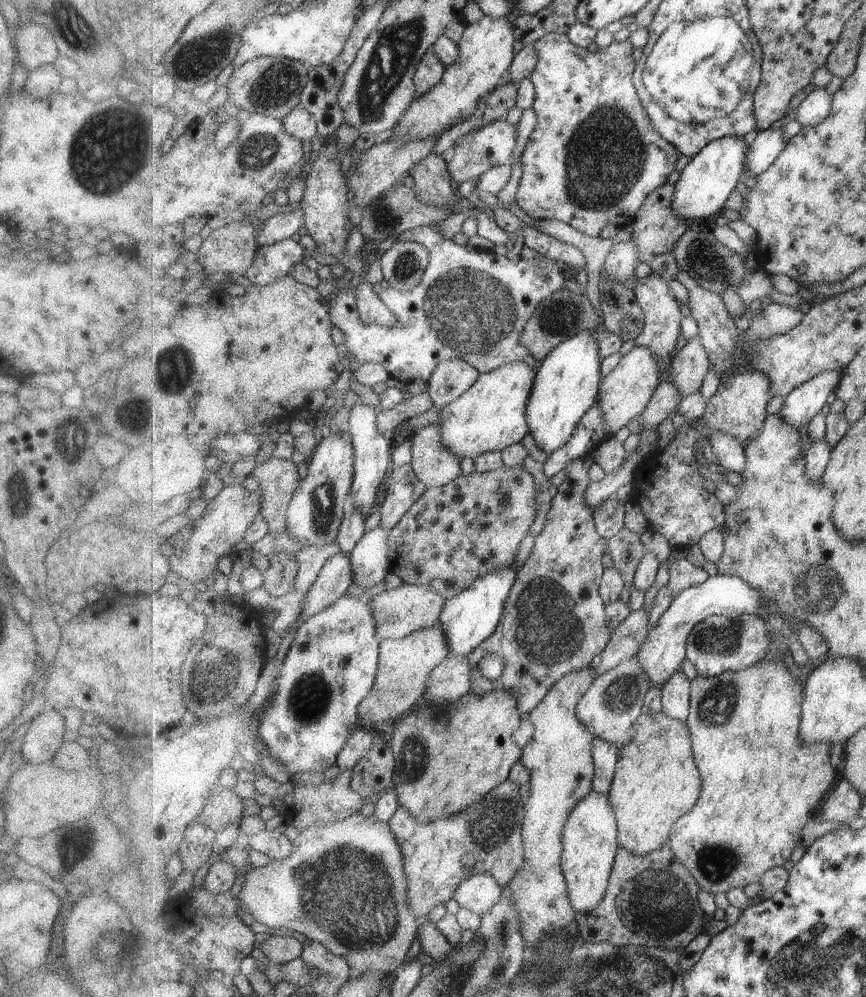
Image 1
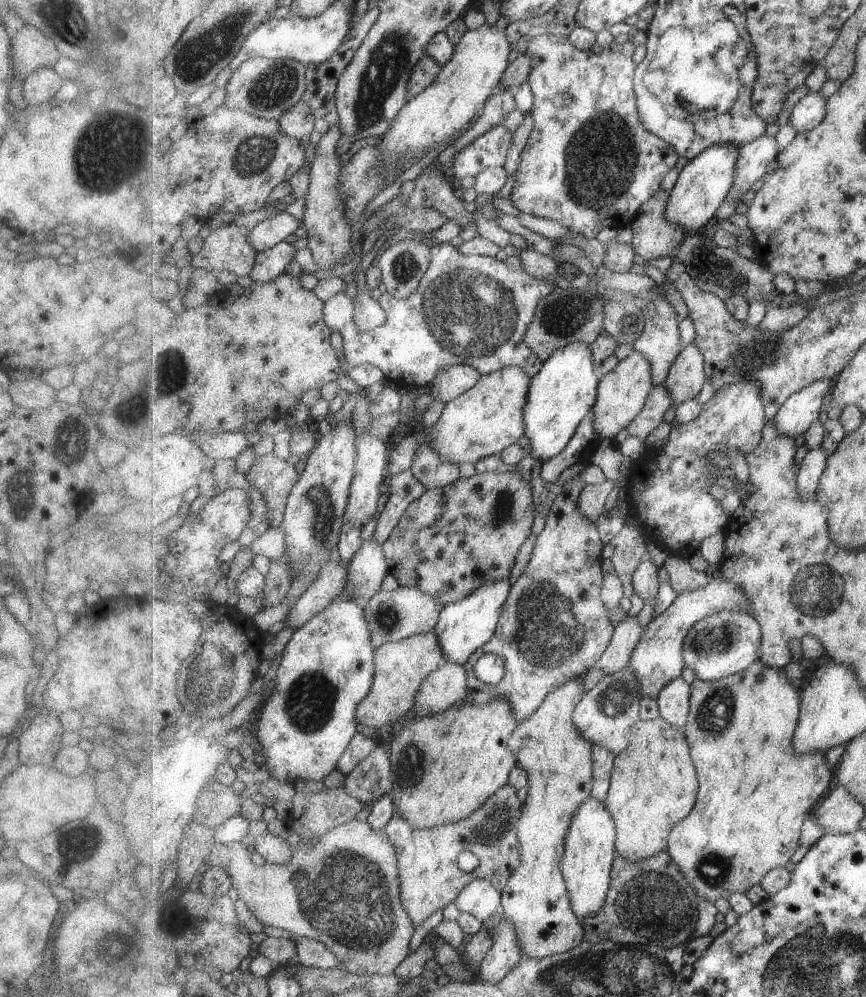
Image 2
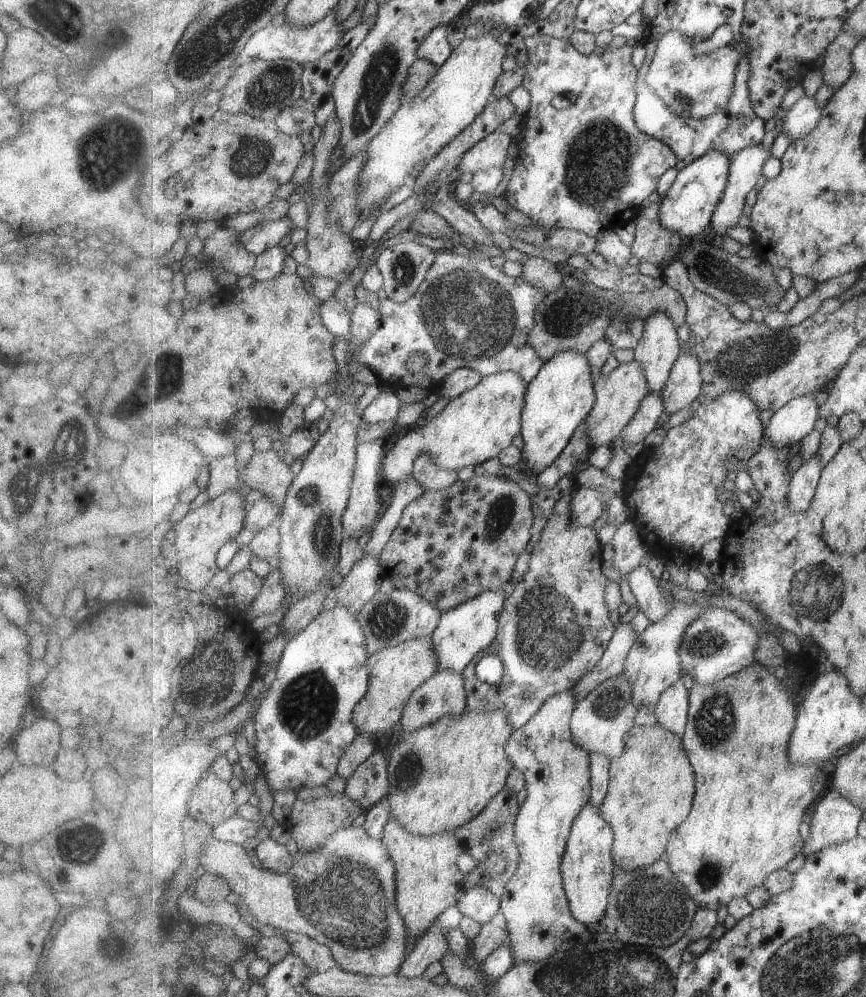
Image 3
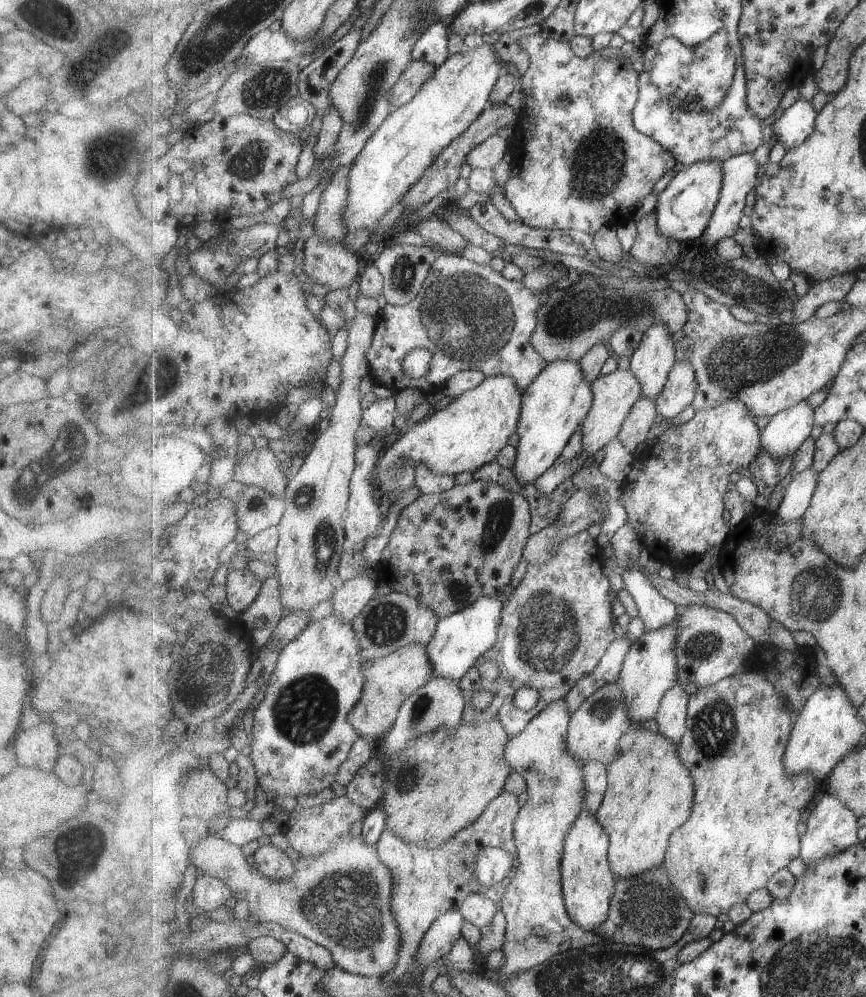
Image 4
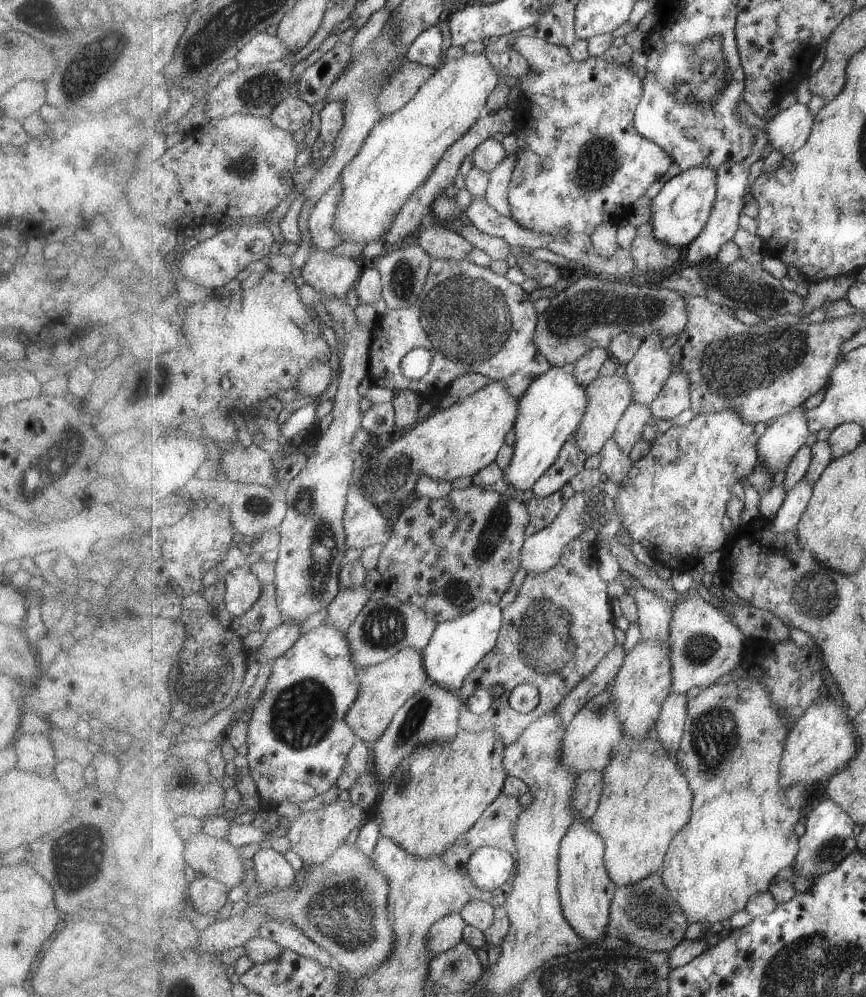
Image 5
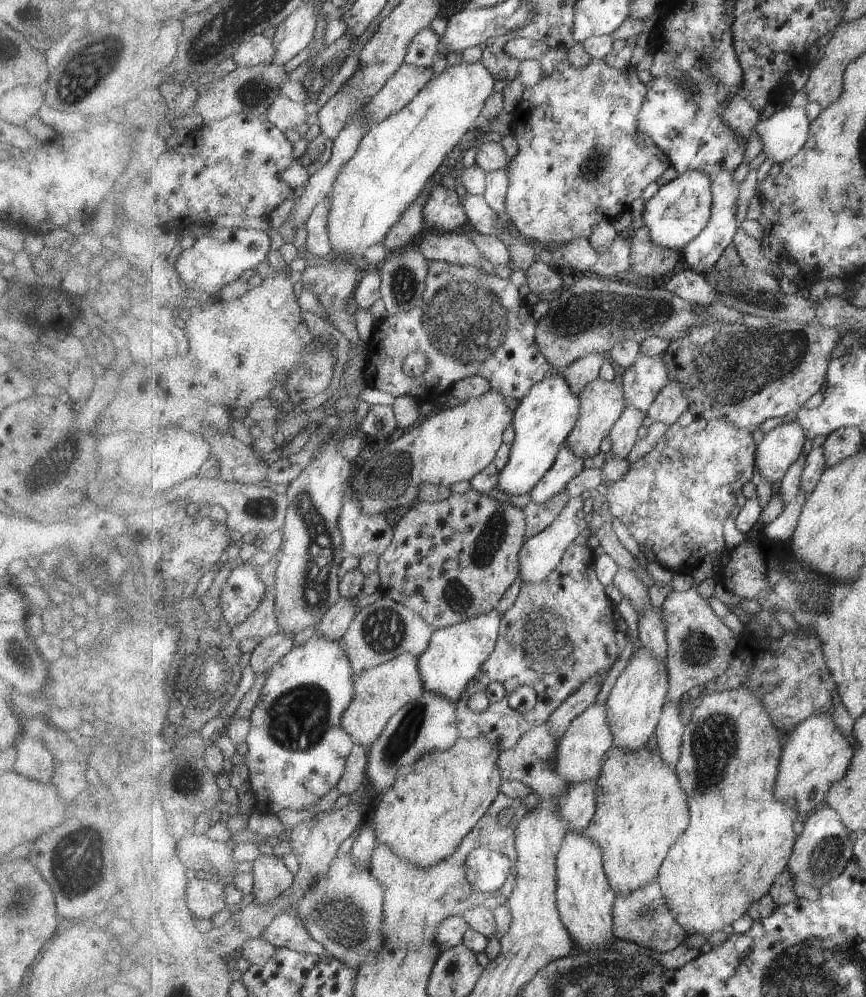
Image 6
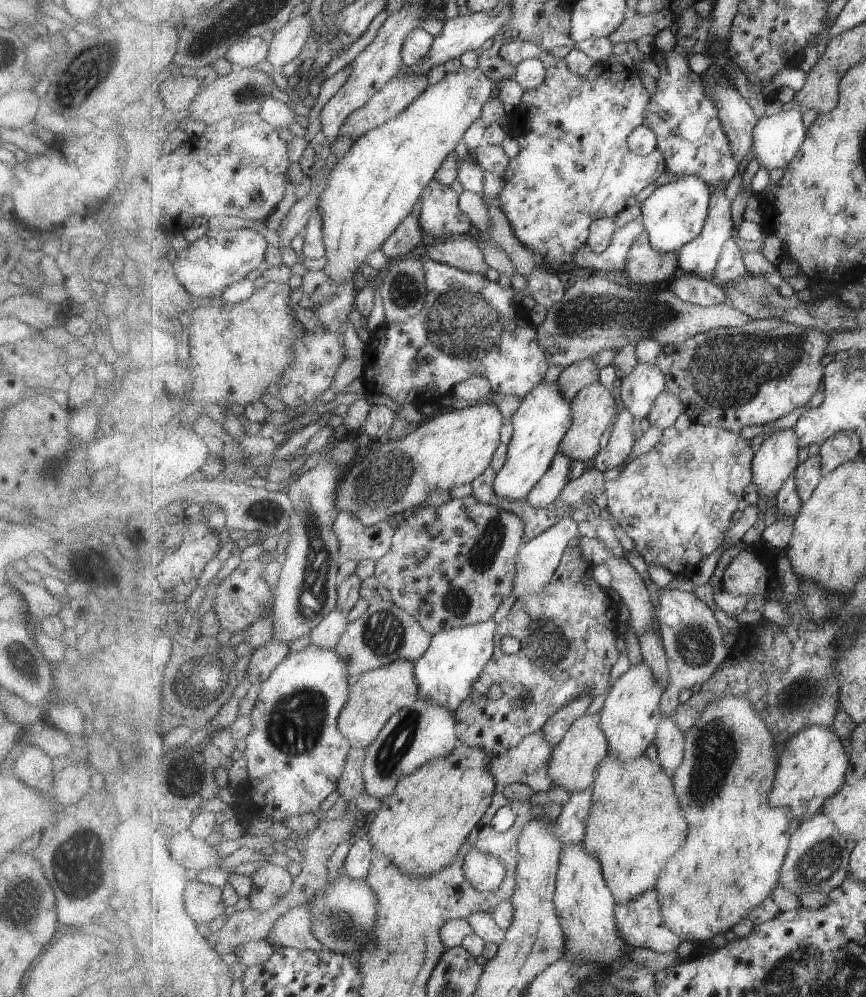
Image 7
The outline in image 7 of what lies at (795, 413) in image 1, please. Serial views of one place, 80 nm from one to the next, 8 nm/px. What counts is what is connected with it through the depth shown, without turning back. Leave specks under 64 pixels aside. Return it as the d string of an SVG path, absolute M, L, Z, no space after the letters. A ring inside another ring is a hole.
M781 429L769 438L764 438L752 462L753 484L758 493L767 500L788 482L799 466L800 444L797 433L792 429Z

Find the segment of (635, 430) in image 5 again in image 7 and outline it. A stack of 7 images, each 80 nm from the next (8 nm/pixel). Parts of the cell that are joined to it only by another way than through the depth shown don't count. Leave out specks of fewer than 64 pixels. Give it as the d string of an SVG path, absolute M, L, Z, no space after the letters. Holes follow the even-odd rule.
M625 408L617 414L616 423L609 433L608 445L594 458L594 468L605 472L625 466L633 452L635 441L633 432L637 429L637 419Z

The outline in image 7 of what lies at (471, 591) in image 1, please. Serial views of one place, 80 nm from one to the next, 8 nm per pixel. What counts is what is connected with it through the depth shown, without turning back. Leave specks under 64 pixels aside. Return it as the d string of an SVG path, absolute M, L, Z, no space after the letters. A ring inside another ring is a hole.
M495 620L486 623L454 628L432 636L432 643L421 660L416 662L415 676L420 688L420 698L436 705L456 710L472 695L474 684L496 651Z

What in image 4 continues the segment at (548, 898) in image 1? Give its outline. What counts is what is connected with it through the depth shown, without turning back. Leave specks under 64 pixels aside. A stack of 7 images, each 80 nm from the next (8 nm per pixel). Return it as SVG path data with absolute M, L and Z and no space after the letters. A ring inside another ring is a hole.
M564 699L551 703L537 715L528 727L510 739L506 746L506 760L512 772L526 778L528 800L515 823L518 848L517 865L499 902L506 914L508 928L501 948L507 963L500 968L499 981L547 962L558 954L587 948L591 944L607 944L596 932L579 926L570 916L564 899L562 859L564 844L573 824L585 810L585 764L568 751L568 730L571 713Z

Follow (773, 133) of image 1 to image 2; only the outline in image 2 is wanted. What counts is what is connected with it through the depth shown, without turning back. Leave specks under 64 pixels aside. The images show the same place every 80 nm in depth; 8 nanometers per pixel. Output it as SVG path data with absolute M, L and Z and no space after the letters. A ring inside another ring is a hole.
M763 135L740 148L734 187L716 212L717 221L728 221L733 214L737 214L737 206L743 200L743 194L747 194L757 180L764 178L765 172L767 172L767 164L776 160L779 153L775 136Z

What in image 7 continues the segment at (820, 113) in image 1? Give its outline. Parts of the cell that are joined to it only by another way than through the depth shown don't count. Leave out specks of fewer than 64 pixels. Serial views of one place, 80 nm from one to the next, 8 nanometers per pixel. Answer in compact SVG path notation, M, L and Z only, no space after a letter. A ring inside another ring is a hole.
M792 107L788 111L763 117L756 124L752 153L769 172L775 168L785 170L796 158L807 135L803 112Z

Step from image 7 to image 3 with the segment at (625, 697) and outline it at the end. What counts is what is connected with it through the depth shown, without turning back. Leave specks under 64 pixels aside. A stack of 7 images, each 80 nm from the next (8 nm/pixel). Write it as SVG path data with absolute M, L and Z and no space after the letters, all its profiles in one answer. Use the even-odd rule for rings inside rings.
M676 602L675 608L665 619L649 624L637 635L637 640L626 660L624 676L632 684L632 699L637 708L646 706L654 710L660 703L664 692L683 676L680 648L682 638L690 624L707 608L706 604L685 604Z

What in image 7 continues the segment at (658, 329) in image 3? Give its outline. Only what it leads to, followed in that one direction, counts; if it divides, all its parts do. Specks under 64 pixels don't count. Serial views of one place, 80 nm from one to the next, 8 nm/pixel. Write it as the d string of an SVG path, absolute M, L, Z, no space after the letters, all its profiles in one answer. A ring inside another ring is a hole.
M639 363L636 369L619 381L625 408L638 420L648 418L657 397L666 390L665 373L651 363Z

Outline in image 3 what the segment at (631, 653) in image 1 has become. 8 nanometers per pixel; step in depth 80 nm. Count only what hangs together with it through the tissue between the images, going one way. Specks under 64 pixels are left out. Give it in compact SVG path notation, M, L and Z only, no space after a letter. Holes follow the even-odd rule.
M630 624L619 626L600 663L572 688L577 703L587 698L593 690L606 680L624 674L627 657L637 640L638 634L631 628Z

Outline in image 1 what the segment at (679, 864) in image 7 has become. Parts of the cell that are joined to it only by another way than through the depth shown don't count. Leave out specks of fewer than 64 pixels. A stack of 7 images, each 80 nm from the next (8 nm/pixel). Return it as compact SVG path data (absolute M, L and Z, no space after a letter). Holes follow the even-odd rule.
M762 660L749 668L740 671L729 671L716 677L698 675L692 680L692 697L690 700L690 715L687 723L692 736L693 750L697 768L701 768L703 776L700 799L689 814L677 820L670 835L670 847L676 852L677 858L689 869L693 878L700 884L703 891L711 894L724 892L727 894L734 888L744 889L749 884L761 883L763 876L774 868L781 867L793 854L793 850L801 845L801 830L811 818L811 812L819 810L819 802L831 794L831 786L835 784L835 768L831 766L831 743L815 743L808 745L800 739L800 724L802 721L802 704L804 703L804 685L797 677L795 668L789 668L785 662Z

